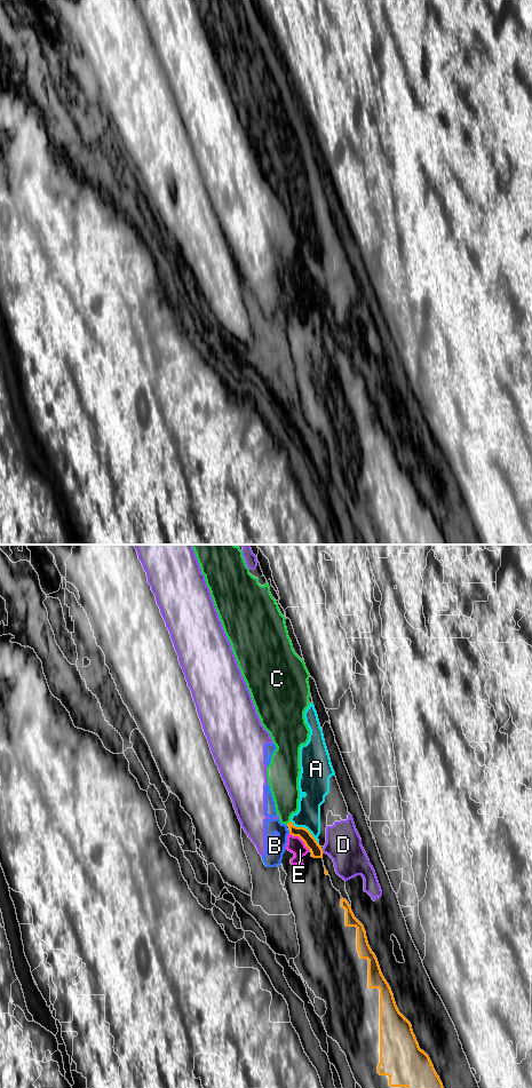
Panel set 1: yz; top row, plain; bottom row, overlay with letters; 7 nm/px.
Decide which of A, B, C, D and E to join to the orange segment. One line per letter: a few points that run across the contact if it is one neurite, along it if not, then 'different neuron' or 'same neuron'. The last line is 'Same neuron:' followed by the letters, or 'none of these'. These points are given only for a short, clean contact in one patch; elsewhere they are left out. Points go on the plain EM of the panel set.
A: line yz (291, 271), (296, 277), (303, 277), (318, 293); different neuron
B: different neuron
C: line yz (290, 271), (286, 275); different neuron
D: different neuron
E: same neuron
Same neuron: E

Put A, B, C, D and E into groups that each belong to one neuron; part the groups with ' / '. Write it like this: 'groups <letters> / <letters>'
groups A B C D / E

